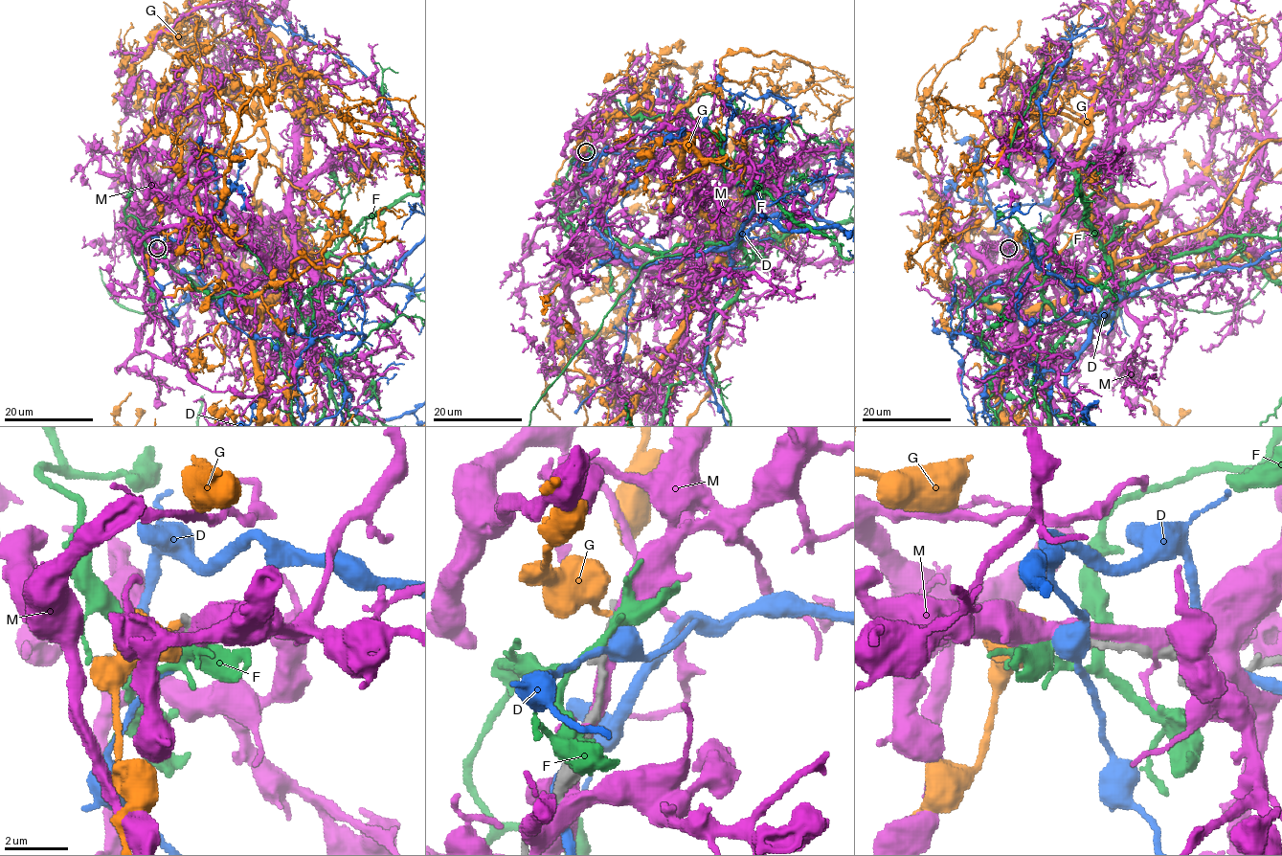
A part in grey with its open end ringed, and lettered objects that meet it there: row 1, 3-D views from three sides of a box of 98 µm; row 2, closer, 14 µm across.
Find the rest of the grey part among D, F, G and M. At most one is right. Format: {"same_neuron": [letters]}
{"same_neuron": []}

